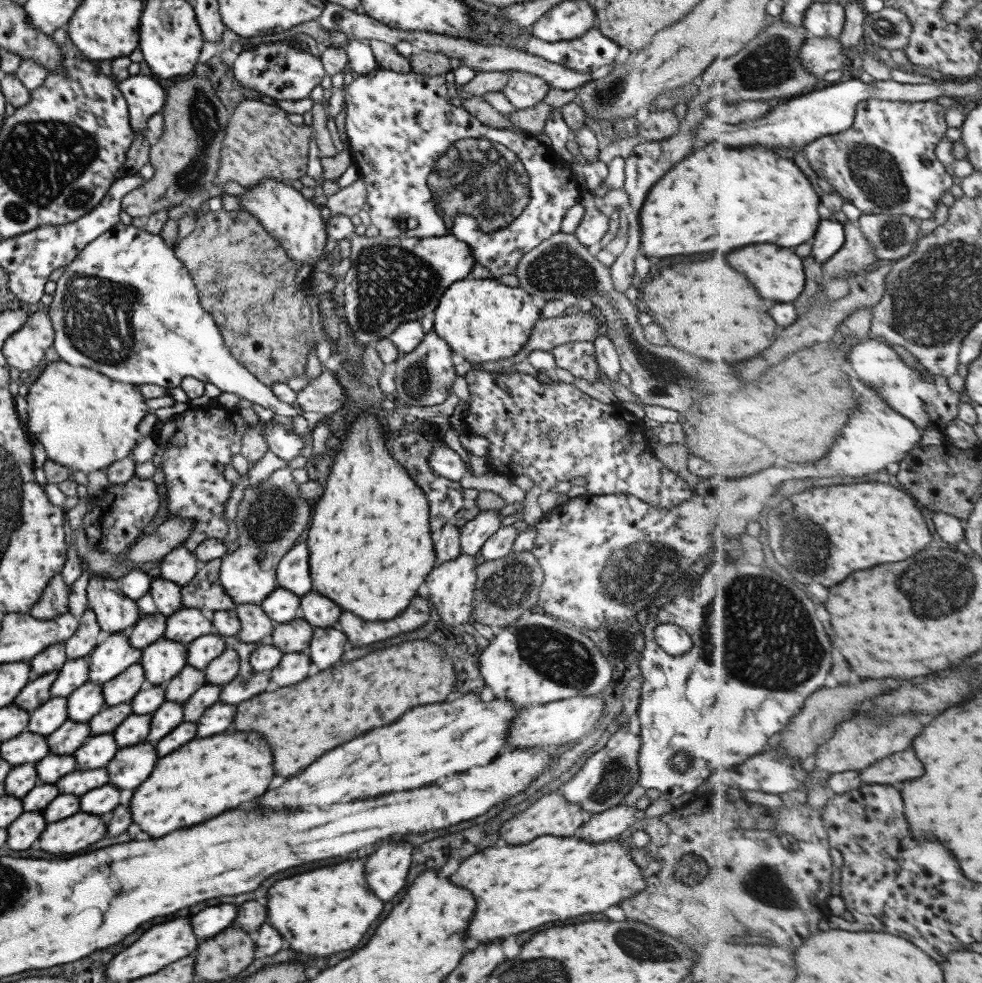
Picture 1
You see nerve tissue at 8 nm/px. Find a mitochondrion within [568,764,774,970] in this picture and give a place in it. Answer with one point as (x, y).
(643, 946)

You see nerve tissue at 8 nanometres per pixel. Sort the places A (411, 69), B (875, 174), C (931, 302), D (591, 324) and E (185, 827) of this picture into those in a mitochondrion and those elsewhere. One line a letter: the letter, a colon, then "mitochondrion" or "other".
A: other
B: mitochondrion
C: mitochondrion
D: mitochondrion
E: other

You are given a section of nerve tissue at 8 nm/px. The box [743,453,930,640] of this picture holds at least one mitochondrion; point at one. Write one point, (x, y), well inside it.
(808, 542)

